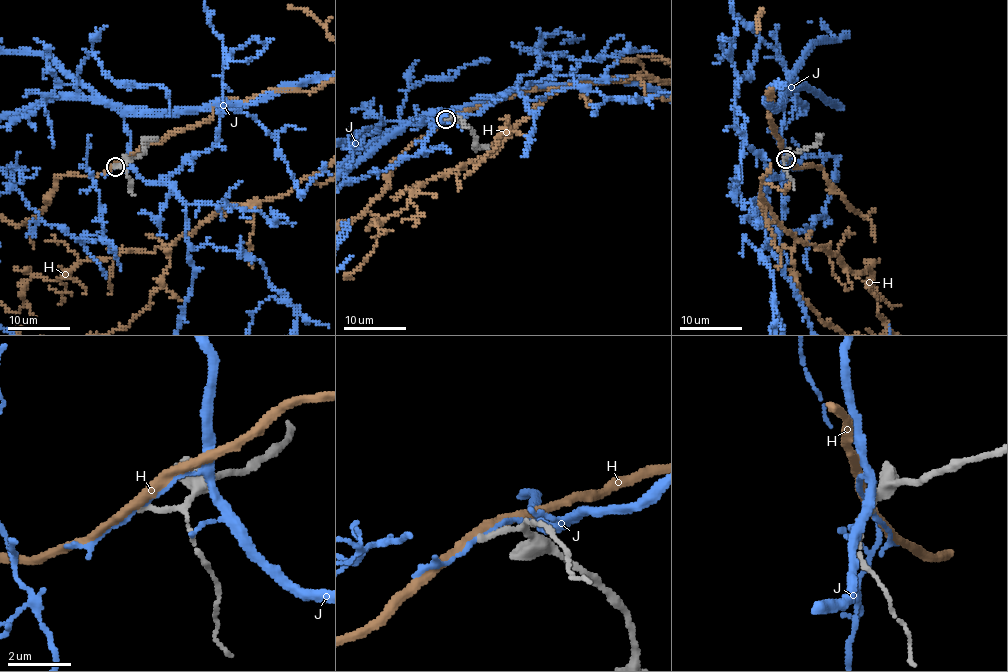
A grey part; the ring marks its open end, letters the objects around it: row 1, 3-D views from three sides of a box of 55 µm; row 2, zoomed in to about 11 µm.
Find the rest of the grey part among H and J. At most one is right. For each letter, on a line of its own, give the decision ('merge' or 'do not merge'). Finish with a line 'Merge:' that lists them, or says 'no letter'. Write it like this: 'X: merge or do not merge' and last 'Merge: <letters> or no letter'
H: do not merge
J: do not merge
Merge: no letter

